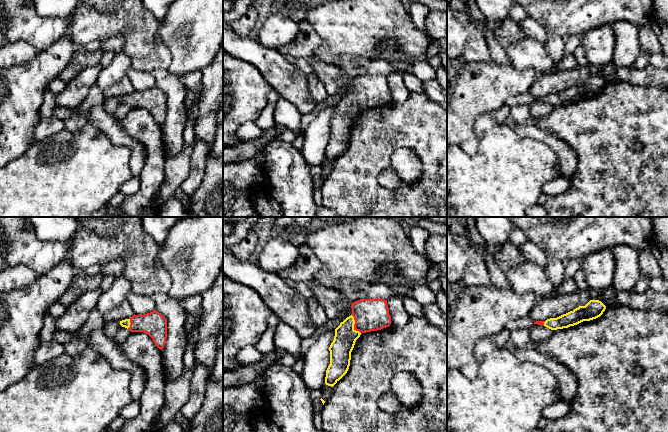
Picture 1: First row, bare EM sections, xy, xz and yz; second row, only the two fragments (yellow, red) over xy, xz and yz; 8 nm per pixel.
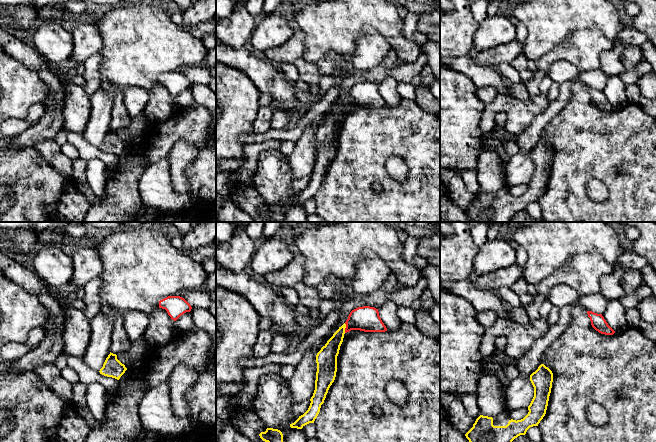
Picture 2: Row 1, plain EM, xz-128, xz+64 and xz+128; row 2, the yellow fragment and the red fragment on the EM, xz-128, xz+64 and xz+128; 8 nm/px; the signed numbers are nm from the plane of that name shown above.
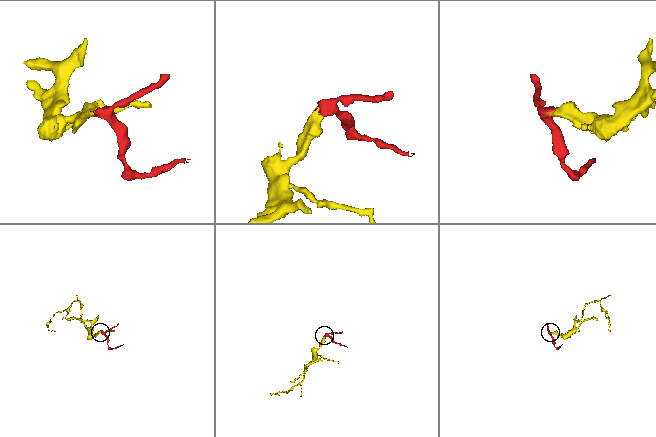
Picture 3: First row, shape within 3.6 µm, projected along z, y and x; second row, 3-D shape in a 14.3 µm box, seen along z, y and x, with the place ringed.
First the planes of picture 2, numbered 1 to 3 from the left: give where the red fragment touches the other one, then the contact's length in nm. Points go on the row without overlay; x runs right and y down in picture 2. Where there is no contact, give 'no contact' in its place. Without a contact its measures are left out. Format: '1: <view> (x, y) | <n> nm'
1: no contact
2: xz+64 (345, 103) | 80 nm
3: no contact

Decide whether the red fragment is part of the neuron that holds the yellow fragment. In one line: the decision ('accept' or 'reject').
accept

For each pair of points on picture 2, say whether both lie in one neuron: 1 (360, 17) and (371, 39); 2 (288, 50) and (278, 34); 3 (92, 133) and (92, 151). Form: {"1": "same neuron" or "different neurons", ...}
{"1": "different neurons", "2": "different neurons", "3": "different neurons"}

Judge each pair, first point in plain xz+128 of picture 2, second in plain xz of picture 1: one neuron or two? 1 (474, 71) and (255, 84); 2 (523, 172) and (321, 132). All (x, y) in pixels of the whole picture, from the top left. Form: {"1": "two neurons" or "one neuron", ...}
{"1": "two neurons", "2": "one neuron"}

